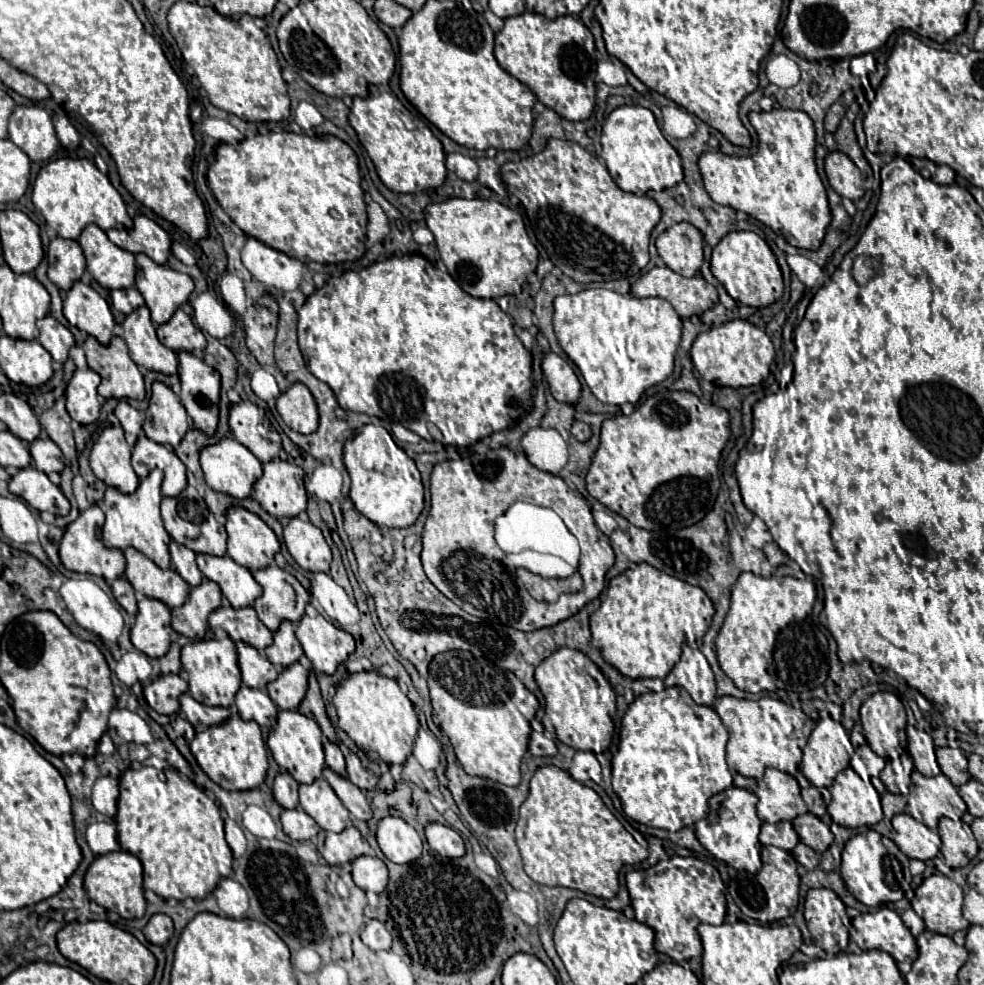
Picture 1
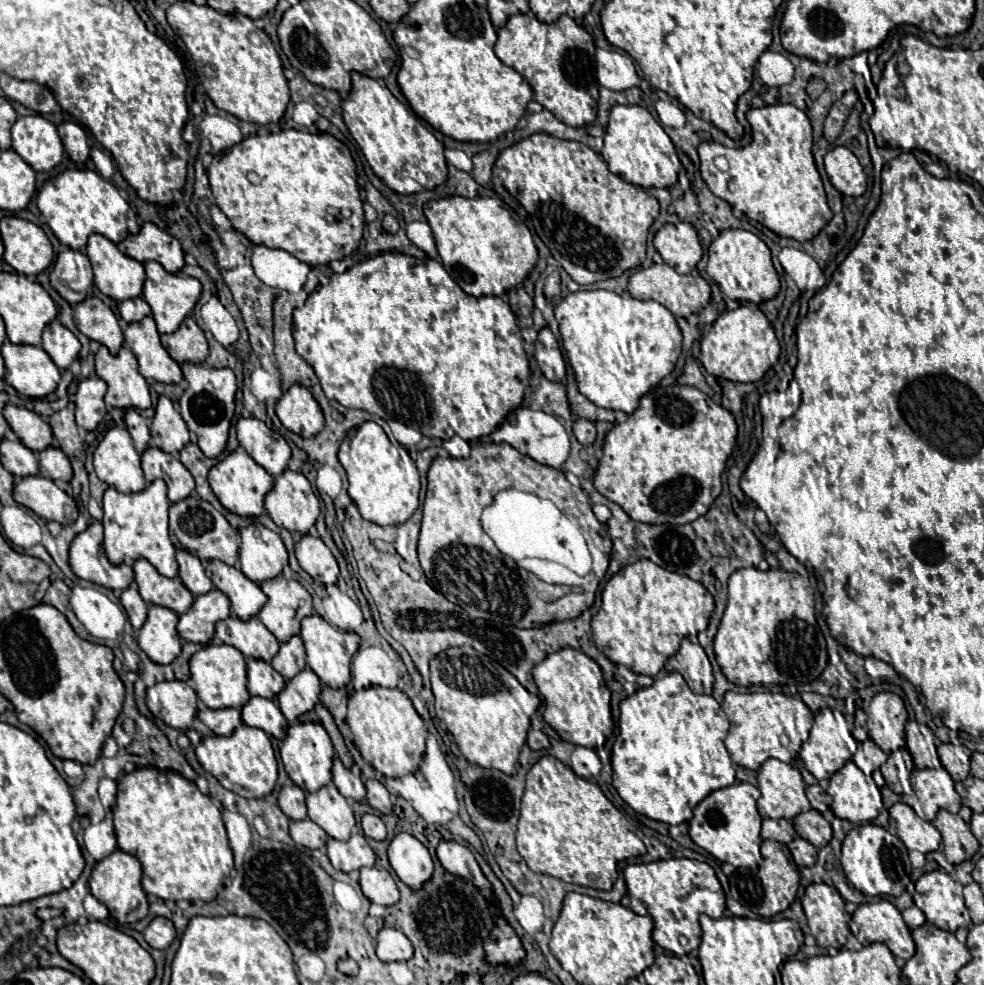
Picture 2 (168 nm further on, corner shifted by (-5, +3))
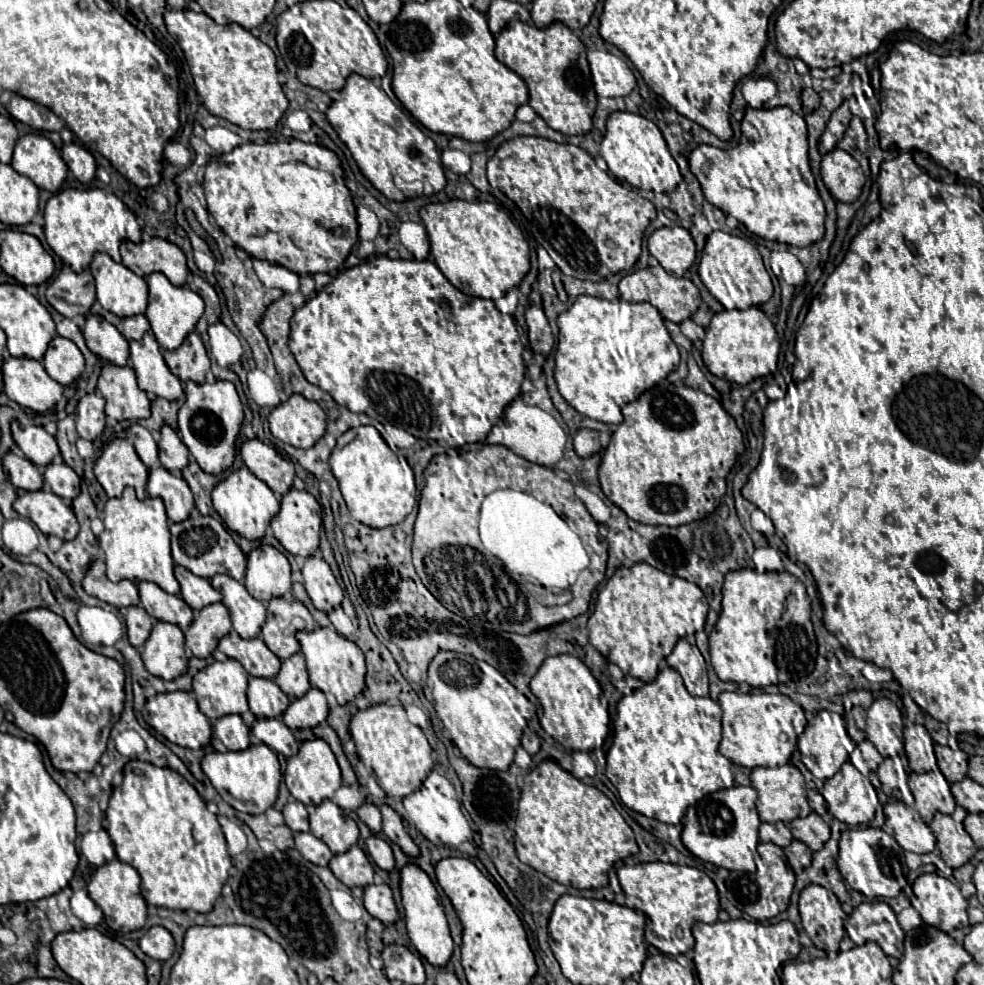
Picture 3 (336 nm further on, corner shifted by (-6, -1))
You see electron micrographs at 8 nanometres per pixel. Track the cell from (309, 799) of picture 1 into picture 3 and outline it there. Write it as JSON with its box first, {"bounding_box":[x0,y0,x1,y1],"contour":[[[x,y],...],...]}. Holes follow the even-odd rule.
{"bounding_box":[310,800,360,854],"contour":[[[332,800],[314,806],[310,814],[310,832],[326,842],[334,854],[346,852],[360,836],[356,822]]]}

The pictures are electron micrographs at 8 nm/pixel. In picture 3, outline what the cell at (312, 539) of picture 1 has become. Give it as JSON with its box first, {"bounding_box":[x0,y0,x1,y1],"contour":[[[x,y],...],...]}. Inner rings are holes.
{"bounding_box":[302,556,344,612],"contour":[[[308,556],[302,568],[302,576],[306,592],[318,610],[328,612],[342,602],[344,592],[324,558]]]}

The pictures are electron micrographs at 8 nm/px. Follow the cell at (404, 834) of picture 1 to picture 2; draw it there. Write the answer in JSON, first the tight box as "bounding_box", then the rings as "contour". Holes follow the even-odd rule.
{"bounding_box":[389,832,433,890],"contour":[[[407,832],[395,836],[389,844],[389,862],[399,880],[411,890],[423,888],[433,876],[433,860],[427,848]]]}

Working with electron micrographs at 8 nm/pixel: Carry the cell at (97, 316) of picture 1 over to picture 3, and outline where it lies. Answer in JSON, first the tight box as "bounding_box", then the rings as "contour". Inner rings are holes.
{"bounding_box":[82,314,128,366],"contour":[[[88,314],[82,332],[88,348],[94,354],[116,366],[124,366],[128,362],[128,340],[116,330],[114,324],[110,324],[102,316]]]}

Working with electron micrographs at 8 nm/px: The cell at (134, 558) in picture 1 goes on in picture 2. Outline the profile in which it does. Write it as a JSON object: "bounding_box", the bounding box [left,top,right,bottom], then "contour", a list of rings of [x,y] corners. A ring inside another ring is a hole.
{"bounding_box":[133,560,193,616],"contour":[[[137,560],[133,564],[133,570],[139,594],[147,604],[165,606],[179,616],[191,608],[193,594],[181,584],[179,578],[161,576],[147,560]]]}

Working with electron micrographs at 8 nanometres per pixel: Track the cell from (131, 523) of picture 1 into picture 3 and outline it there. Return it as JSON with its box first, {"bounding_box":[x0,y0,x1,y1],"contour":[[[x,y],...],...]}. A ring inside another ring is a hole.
{"bounding_box":[100,488,180,594],"contour":[[[126,488],[124,494],[120,498],[110,498],[104,506],[104,532],[100,534],[100,548],[104,552],[104,562],[106,562],[106,576],[112,582],[118,580],[132,580],[132,582],[142,582],[142,580],[150,580],[156,582],[160,588],[164,588],[170,594],[180,594],[180,584],[174,576],[174,560],[170,554],[170,530],[168,530],[168,516],[164,510],[164,502],[160,498],[152,498],[148,496],[146,500],[138,500],[134,494],[134,488]]]}

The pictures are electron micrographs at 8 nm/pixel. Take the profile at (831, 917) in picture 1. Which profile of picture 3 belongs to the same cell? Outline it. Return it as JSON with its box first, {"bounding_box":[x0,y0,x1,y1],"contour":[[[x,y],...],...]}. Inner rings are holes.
{"bounding_box":[798,884,846,952],"contour":[[[810,884],[802,890],[798,910],[802,926],[812,938],[814,946],[824,952],[838,952],[840,940],[844,938],[846,914],[832,890]]]}

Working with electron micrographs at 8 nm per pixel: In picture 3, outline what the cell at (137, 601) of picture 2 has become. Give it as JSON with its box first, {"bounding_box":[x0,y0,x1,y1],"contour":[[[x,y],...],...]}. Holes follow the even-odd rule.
{"bounding_box":[124,606,154,648],"contour":[[[128,606],[124,610],[124,618],[126,618],[126,630],[128,630],[130,644],[140,648],[146,642],[146,638],[150,636],[154,618],[148,616],[148,612],[144,612],[142,606]]]}

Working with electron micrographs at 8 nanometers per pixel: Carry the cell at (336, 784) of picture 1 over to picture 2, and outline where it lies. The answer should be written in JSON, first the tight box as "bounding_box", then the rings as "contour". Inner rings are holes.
{"bounding_box":[363,814,387,840],"contour":[[[365,814],[363,820],[363,832],[367,838],[373,838],[373,840],[385,840],[387,838],[387,830],[385,830],[385,824],[381,822],[379,816],[373,816],[373,814]]]}

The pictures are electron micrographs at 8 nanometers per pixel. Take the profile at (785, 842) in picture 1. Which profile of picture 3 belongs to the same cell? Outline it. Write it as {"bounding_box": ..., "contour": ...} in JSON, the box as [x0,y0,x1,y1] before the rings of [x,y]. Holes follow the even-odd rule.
{"bounding_box":[760,822,792,848],"contour":[[[764,822],[760,826],[760,842],[772,842],[780,848],[786,848],[792,842],[792,832],[784,822],[776,822],[776,824]]]}

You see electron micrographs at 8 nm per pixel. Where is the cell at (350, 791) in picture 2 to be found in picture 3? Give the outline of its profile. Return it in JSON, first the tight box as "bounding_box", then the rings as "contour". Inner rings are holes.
{"bounding_box":[356,802,382,834],"contour":[[[368,802],[360,804],[360,806],[356,808],[356,814],[358,814],[358,818],[360,818],[362,822],[366,822],[366,824],[368,824],[368,828],[370,828],[372,832],[376,832],[376,834],[380,834],[380,832],[382,832],[382,818],[380,818],[380,810],[378,810],[374,804],[368,804]]]}

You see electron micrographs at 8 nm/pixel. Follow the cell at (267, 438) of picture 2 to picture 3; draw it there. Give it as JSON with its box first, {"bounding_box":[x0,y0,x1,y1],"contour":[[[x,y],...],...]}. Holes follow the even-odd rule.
{"bounding_box":[240,438,294,496],"contour":[[[252,438],[242,442],[240,452],[248,470],[262,482],[266,482],[276,496],[282,496],[292,488],[294,462],[284,458],[274,446]]]}

